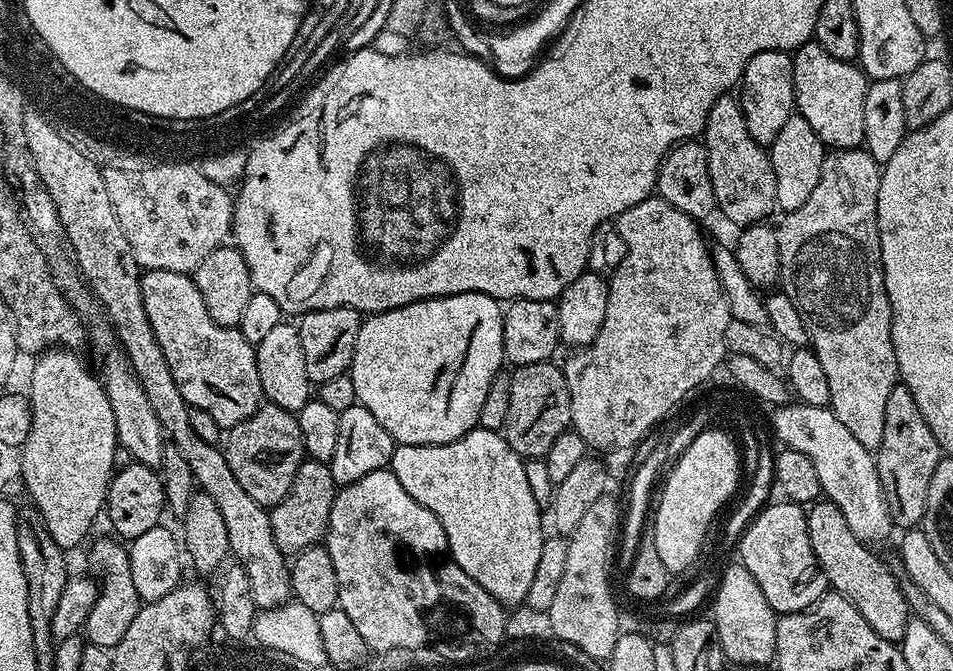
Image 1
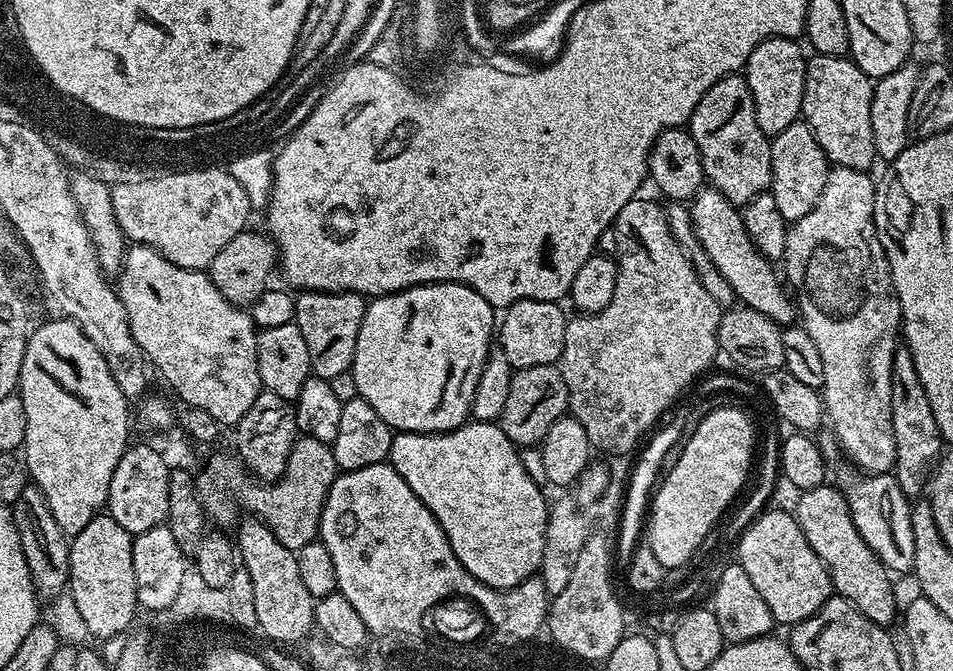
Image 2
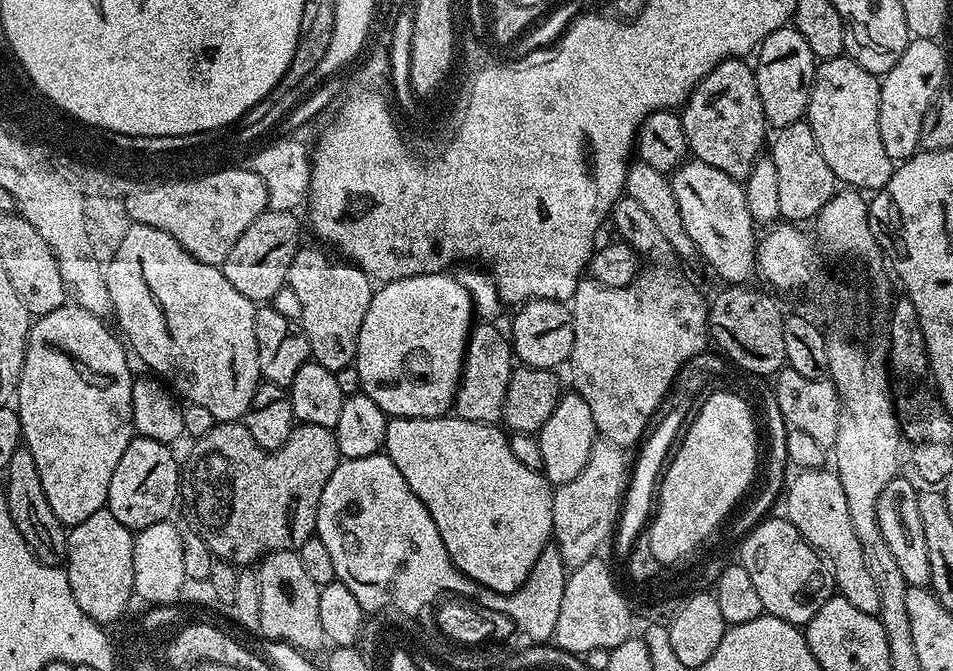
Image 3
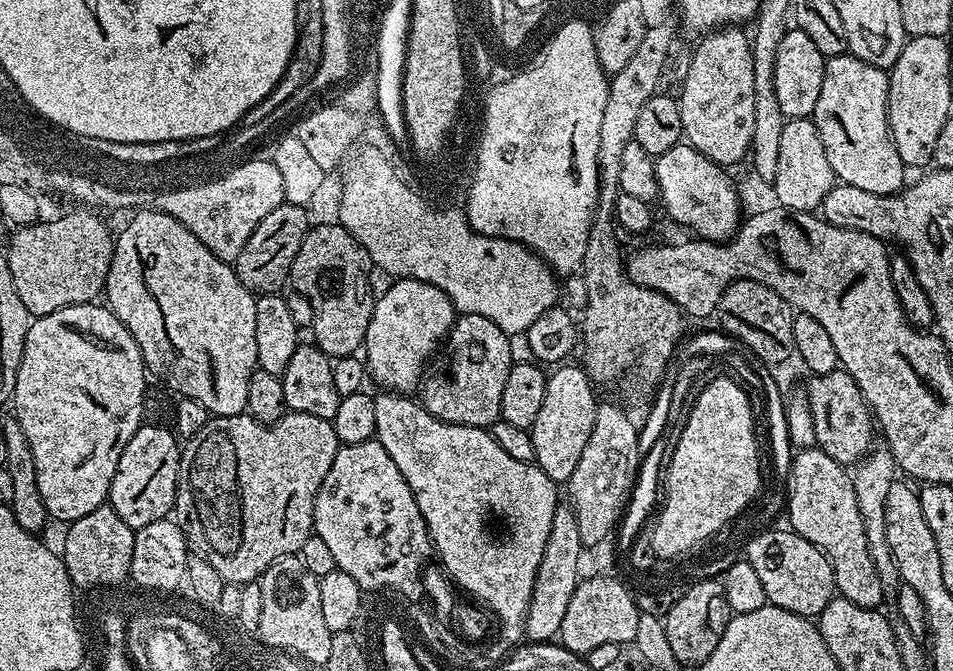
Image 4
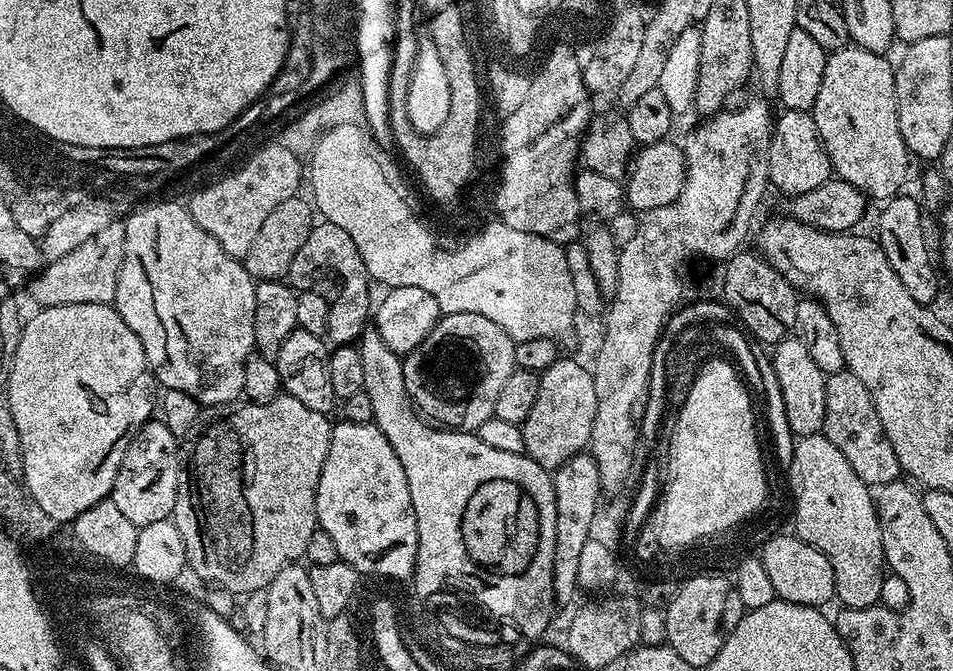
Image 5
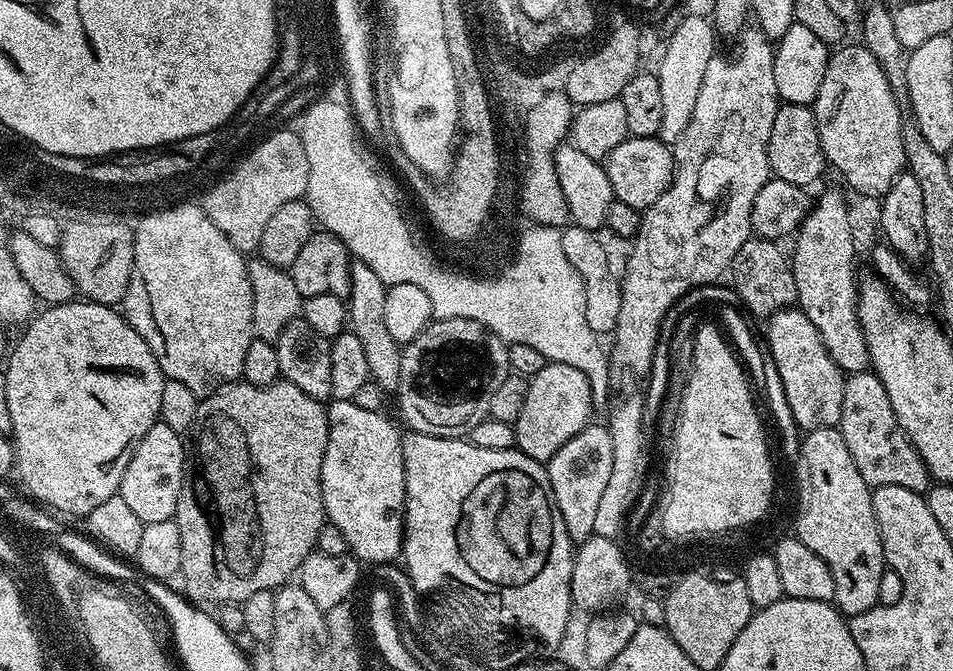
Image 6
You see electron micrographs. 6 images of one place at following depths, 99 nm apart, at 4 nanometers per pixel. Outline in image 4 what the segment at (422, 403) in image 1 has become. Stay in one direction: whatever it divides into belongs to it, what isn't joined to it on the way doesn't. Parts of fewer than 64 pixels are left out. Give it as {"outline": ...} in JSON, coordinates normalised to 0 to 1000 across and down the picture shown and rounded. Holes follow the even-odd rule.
{"outline":[[[423,414],[411,420],[400,441],[398,437],[393,443],[388,486],[384,486],[380,535],[389,571],[391,566],[400,572],[400,580],[409,584],[435,586],[447,559],[447,544],[461,520],[480,469],[470,440],[454,423]]]}

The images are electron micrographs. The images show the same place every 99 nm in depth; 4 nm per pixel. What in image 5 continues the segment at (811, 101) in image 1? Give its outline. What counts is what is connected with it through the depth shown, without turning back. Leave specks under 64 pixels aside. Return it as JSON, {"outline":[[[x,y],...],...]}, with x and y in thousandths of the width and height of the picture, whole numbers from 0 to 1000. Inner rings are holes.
{"outline":[[[891,69],[888,72],[878,72],[869,77],[869,91],[867,92],[867,104],[863,104],[863,130],[858,133],[858,146],[854,152],[851,170],[854,182],[858,188],[858,200],[865,213],[867,230],[873,243],[874,258],[880,267],[892,271],[892,277],[896,277],[901,286],[907,288],[908,294],[914,295],[915,292],[922,301],[931,301],[937,292],[945,291],[949,273],[953,268],[953,238],[955,240],[955,228],[951,212],[946,212],[946,194],[942,194],[942,158],[940,156],[940,104],[937,91],[932,91],[931,82],[922,77],[914,77],[908,72],[900,72]]]}

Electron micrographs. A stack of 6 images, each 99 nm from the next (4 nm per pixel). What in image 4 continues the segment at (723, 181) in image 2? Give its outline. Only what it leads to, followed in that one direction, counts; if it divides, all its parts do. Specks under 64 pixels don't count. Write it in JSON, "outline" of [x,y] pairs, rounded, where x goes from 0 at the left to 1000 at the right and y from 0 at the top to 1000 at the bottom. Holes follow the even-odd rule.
{"outline":[[[764,39],[740,52],[726,77],[718,127],[711,136],[721,213],[757,247],[782,237],[791,206],[791,86],[789,61],[781,45]]]}

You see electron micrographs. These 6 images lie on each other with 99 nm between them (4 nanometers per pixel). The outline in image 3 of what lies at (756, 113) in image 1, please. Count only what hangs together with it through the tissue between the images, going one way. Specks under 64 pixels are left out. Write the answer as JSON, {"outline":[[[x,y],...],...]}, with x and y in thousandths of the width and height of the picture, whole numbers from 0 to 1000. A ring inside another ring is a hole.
{"outline":[[[833,39],[812,45],[812,51],[797,64],[791,83],[795,146],[800,146],[802,177],[811,192],[824,191],[845,177],[857,94],[854,75],[850,75],[846,57],[842,57],[842,51]]]}

